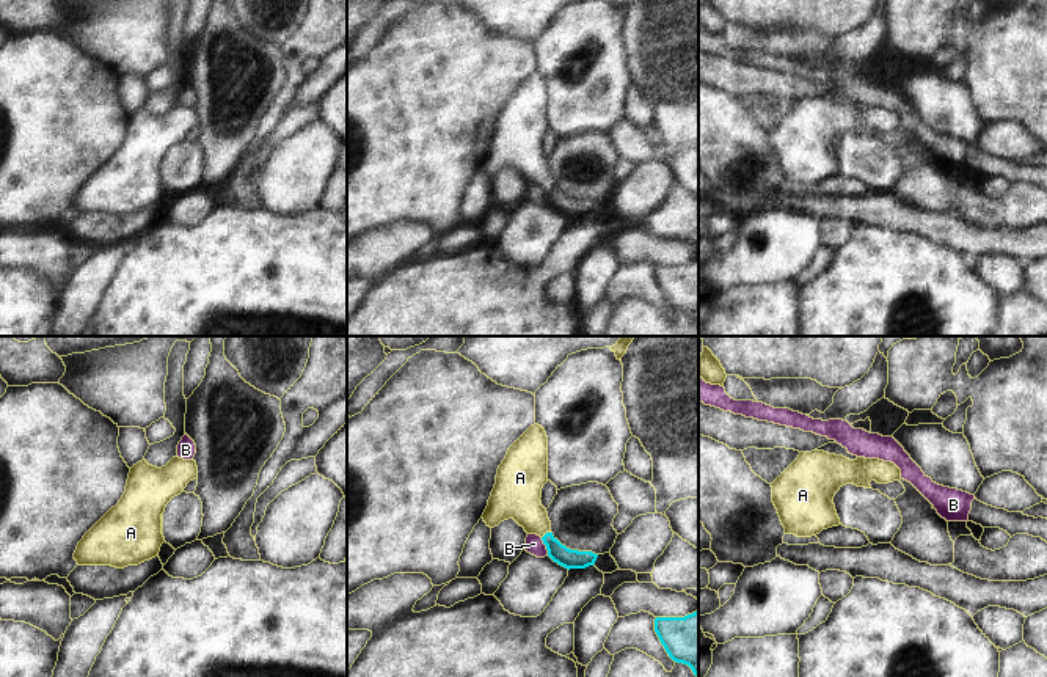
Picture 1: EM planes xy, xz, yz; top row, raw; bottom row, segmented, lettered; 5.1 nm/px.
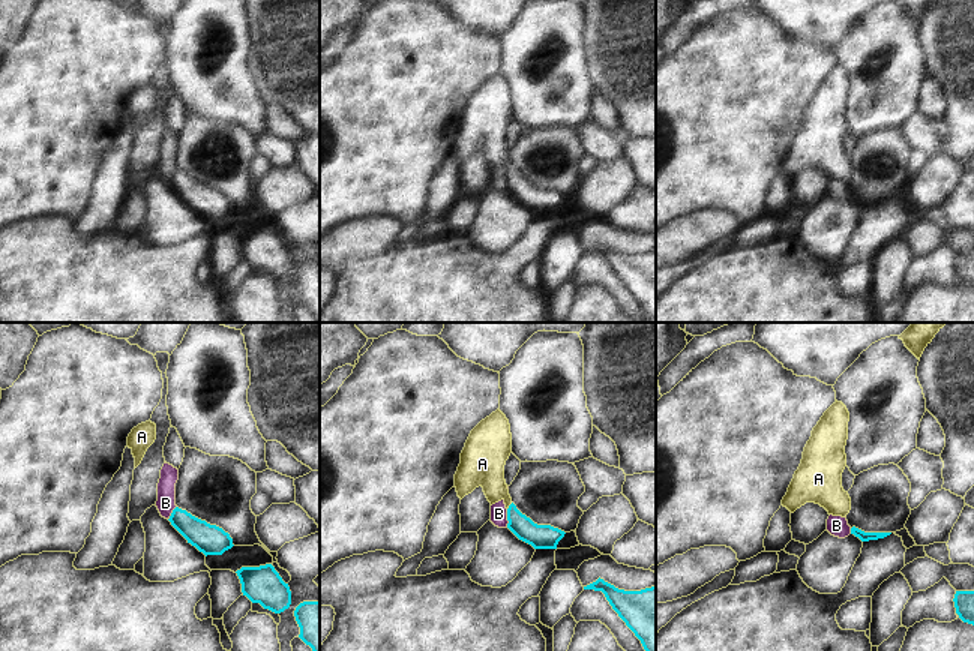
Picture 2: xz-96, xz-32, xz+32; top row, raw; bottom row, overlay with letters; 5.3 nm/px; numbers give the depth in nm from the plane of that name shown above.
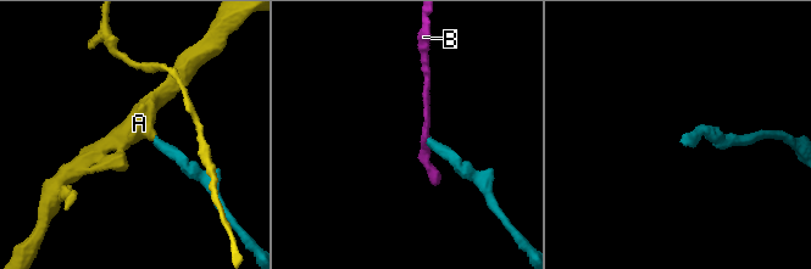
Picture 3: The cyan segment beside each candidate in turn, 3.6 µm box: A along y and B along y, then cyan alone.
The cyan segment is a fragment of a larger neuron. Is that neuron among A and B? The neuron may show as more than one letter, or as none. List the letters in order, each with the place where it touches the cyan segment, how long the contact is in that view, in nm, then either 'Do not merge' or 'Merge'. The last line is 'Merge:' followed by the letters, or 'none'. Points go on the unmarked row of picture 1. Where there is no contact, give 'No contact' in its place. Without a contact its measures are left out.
A: Touches cyan at xz (545, 182). Shared border 60 nm. Merge
B: Touches cyan at xz (547, 195). Shared border 100 nm. Do not merge
Merge: A.

